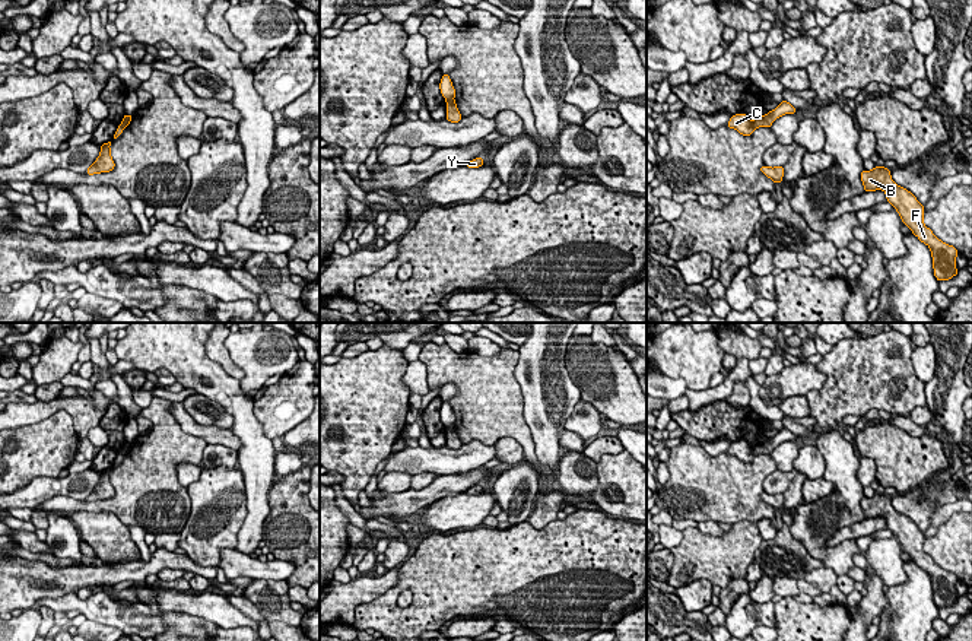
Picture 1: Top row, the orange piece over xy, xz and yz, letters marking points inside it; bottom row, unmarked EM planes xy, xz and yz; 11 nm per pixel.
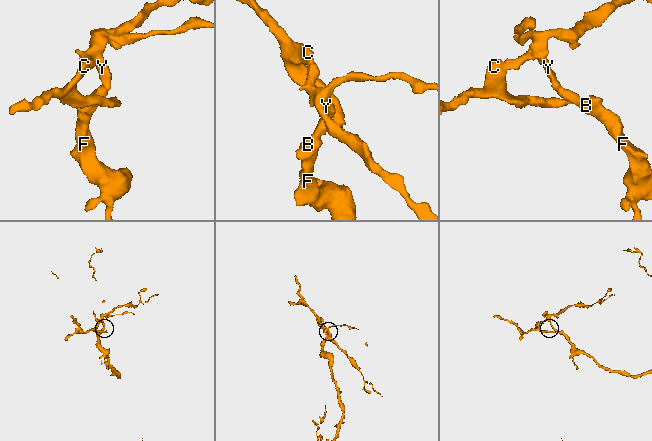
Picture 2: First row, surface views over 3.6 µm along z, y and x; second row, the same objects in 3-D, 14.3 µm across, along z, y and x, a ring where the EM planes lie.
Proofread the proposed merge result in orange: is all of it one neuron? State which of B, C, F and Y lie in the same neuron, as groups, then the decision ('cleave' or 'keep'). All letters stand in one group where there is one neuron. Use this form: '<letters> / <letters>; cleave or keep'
B F Y / C; cleave

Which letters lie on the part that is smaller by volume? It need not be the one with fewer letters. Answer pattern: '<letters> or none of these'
C

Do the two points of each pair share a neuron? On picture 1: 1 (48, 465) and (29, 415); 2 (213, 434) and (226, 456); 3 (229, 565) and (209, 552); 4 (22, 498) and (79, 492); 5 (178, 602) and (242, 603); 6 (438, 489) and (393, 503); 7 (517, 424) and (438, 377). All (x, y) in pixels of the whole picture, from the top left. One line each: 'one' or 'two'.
1: two
2: two
3: two
4: one
5: two
6: one
7: one

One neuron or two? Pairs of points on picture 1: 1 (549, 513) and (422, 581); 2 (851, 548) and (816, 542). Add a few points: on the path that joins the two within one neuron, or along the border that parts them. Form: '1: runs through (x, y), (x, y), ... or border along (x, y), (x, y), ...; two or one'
1: border along (556, 519), (540, 529), (534, 529), (527, 521); two
2: runs through (842, 551), (825, 551); one

